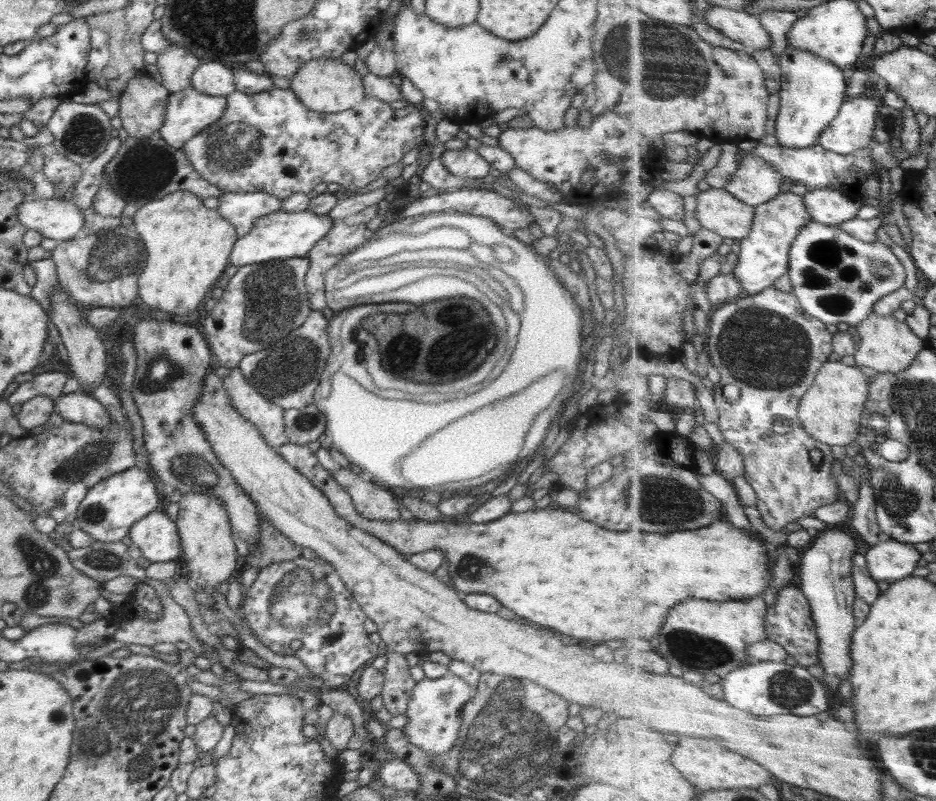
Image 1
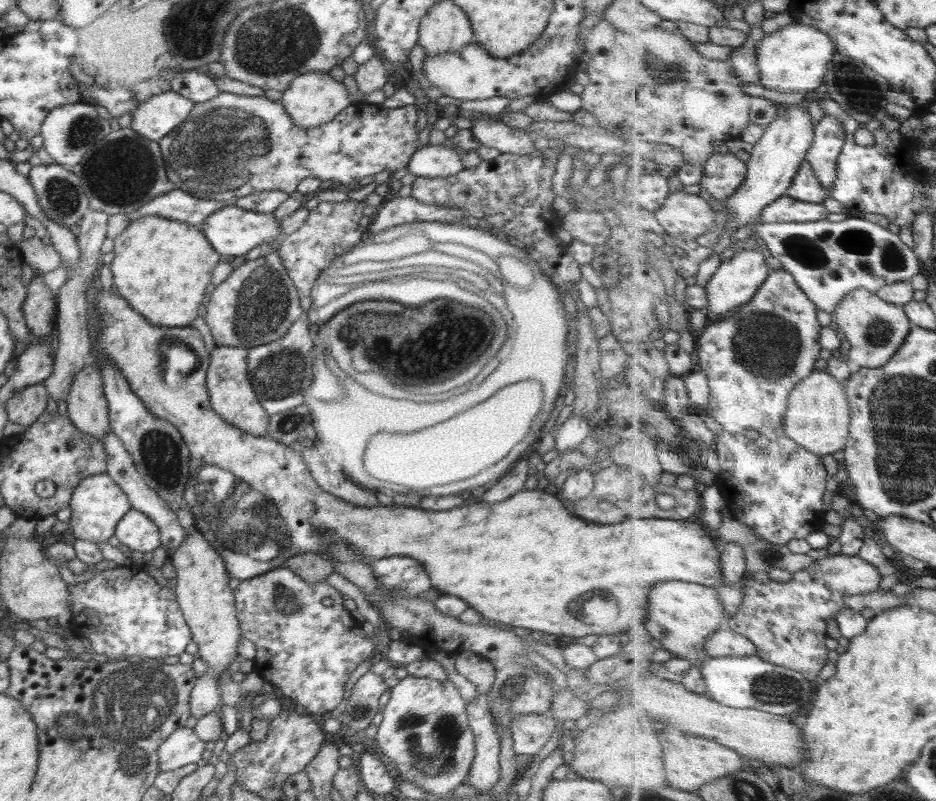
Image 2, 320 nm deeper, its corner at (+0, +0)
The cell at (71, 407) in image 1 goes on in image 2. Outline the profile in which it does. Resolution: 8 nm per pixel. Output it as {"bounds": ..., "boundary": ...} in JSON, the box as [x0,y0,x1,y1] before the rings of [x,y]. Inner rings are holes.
{"bounds":[101,432,187,552],"boundary":[[[110,432],[104,439],[101,440],[105,453],[107,454],[107,464],[105,473],[110,476],[110,479],[116,482],[117,486],[127,495],[128,501],[132,509],[138,510],[146,515],[154,524],[158,526],[161,546],[169,548],[172,552],[175,551],[181,542],[187,537],[187,532],[180,526],[177,519],[177,514],[170,508],[160,495],[154,489],[148,486],[149,484],[140,477],[140,473],[134,467],[134,458],[124,448],[124,443]]]}

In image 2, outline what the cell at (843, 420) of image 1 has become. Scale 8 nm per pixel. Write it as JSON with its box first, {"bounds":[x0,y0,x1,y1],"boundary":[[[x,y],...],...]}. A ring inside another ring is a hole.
{"bounds":[785,369,852,456],"boundary":[[[827,369],[814,371],[796,386],[785,416],[786,435],[810,452],[826,456],[845,450],[852,436],[852,407],[847,387]]]}

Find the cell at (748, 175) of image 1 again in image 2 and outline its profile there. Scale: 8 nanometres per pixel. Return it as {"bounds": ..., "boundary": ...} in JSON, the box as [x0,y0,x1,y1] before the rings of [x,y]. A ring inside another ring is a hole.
{"bounds":[700,153,749,202],"boundary":[[[712,153],[704,166],[706,176],[700,185],[721,202],[730,198],[746,182],[749,166],[734,153]]]}

